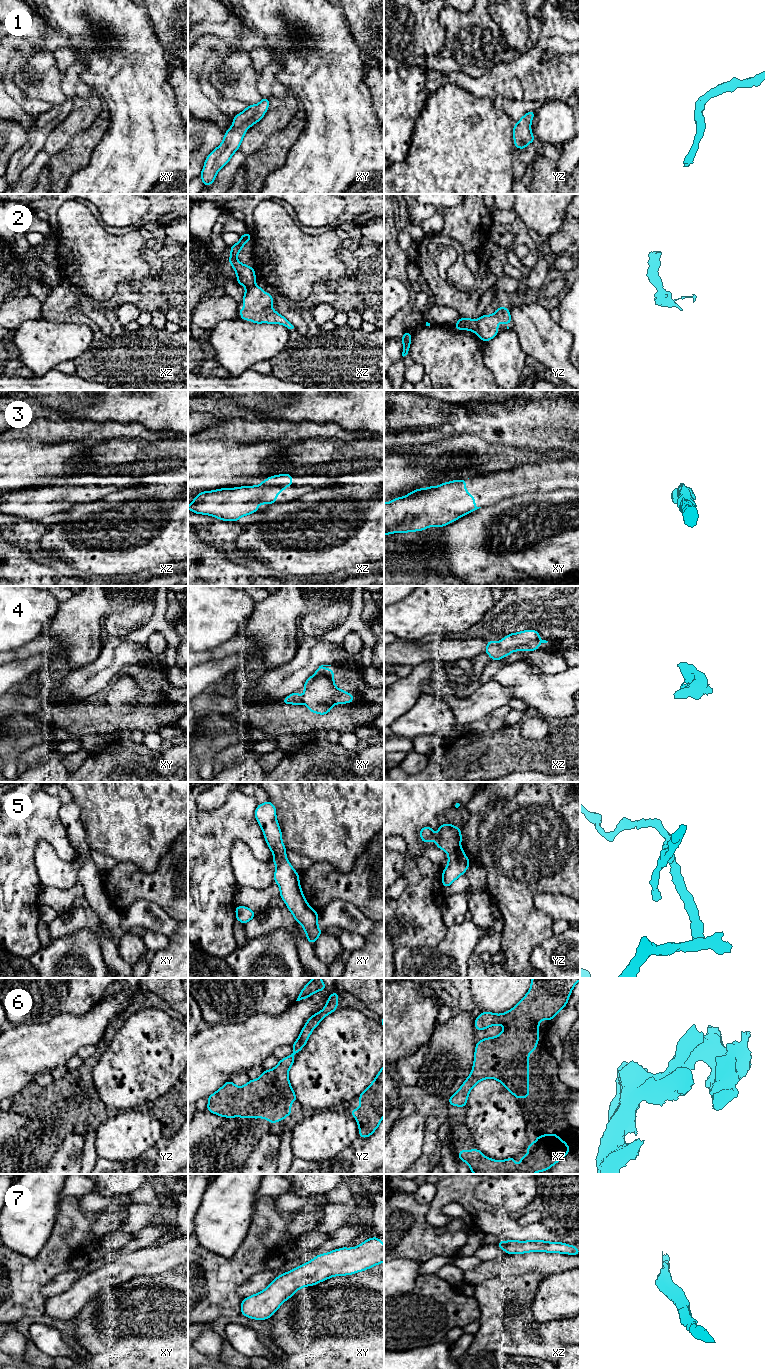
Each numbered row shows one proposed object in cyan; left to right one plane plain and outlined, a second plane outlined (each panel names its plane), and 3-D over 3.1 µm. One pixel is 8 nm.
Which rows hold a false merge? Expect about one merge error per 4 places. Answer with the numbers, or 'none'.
2, 4

